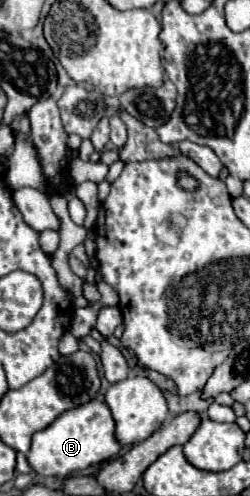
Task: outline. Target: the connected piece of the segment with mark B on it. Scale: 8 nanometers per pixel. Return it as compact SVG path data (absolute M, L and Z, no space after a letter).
M91 399L79 407L61 413L43 431L37 431L33 435L27 461L31 469L39 475L67 477L75 471L83 471L105 459L113 459L119 455L119 451L121 443L115 439L115 421L111 417L109 407L97 399Z

